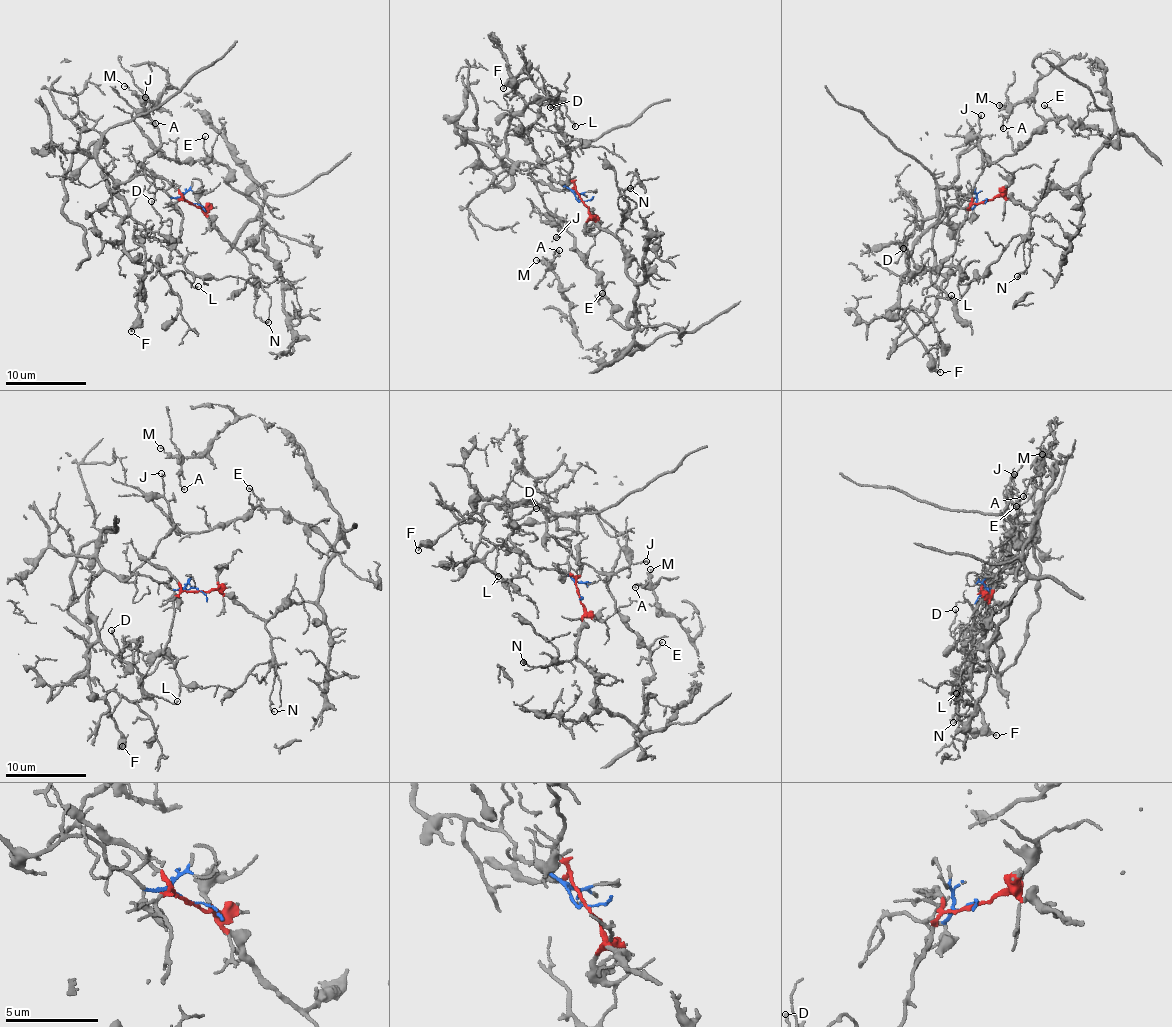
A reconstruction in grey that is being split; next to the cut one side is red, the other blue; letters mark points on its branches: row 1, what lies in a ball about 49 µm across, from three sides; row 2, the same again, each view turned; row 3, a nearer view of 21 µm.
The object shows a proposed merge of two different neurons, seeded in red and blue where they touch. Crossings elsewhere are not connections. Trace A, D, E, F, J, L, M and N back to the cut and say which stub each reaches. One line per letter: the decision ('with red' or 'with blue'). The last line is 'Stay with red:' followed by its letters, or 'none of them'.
A: with red
D: with blue
E: with red
F: with blue
J: with blue
L: with blue
M: with red
N: with red
Stay with red: A, E, M, N

